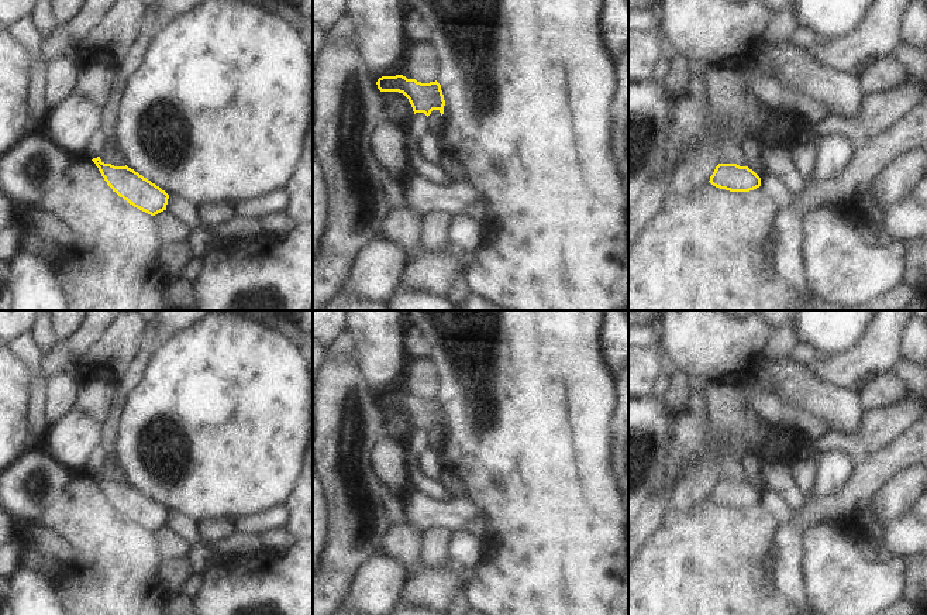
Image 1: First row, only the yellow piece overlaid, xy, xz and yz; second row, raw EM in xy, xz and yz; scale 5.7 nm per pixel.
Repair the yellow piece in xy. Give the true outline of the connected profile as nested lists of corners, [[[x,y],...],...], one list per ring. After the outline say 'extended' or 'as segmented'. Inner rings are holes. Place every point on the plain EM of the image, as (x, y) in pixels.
[[[100,473],[92,475],[107,501],[134,523],[155,532],[166,526],[169,511],[159,502],[125,482],[104,480]]]; as segmented

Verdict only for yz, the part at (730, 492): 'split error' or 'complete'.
complete

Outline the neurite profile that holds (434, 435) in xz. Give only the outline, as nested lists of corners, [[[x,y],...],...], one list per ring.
[[[433,426],[428,432],[428,449],[438,451],[442,447],[442,432],[440,426]]]

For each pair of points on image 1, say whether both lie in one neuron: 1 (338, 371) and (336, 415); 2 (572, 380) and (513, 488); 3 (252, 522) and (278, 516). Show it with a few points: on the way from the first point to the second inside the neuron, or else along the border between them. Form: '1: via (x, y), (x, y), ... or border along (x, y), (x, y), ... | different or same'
1: via (338, 382), (338, 404) | same
2: via (545, 406), (531, 421), (531, 461) | same
3: via (258, 522), (272, 518) | same

